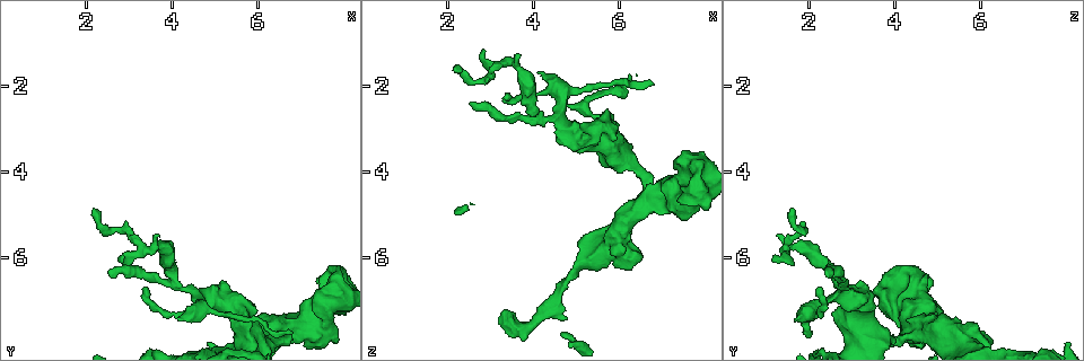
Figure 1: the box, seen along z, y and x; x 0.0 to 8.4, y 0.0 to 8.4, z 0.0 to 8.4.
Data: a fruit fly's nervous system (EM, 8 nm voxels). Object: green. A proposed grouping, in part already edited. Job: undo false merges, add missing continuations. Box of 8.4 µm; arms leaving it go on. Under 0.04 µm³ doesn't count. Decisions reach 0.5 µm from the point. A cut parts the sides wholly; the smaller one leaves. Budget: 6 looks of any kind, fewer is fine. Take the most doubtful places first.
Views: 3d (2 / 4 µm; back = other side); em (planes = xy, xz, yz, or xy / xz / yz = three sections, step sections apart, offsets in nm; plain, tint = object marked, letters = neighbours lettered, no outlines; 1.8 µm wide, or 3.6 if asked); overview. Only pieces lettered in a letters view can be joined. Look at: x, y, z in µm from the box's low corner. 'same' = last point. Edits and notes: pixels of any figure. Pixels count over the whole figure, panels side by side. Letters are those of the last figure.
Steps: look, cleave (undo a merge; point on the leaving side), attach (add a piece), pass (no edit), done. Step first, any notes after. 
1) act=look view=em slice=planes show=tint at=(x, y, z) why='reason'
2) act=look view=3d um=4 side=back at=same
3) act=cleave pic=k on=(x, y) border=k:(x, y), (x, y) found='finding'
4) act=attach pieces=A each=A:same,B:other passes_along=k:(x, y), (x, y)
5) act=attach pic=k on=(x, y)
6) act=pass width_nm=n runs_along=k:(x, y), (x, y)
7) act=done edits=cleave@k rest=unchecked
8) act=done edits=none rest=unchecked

act=look view=em slice=planes show=letters at=(6.85, 7.85, 4.35) why='four-way junction'

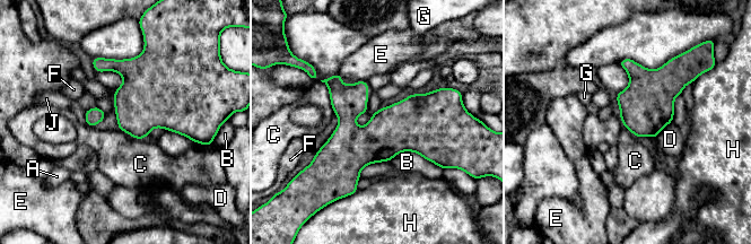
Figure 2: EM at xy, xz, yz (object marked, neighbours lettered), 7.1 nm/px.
act=pass each=A:other,B:other,C:other,D:other,E:other,F:other,G:other,H:other,J:other border=2:(321, 80), (326, 86), (335, 115) found='all the same cell'

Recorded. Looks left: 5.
act=look view=3d um=4 at=(3.50, 5.80, 1.50) why='thick turns thin'

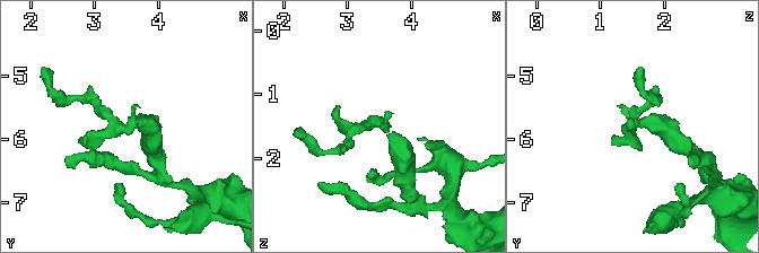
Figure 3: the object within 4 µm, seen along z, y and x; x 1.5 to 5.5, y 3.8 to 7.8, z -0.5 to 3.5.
act=look view=em slice=yz step=4 show=tint at=(3.50, 5.75, 1.50) why='need the tissue'

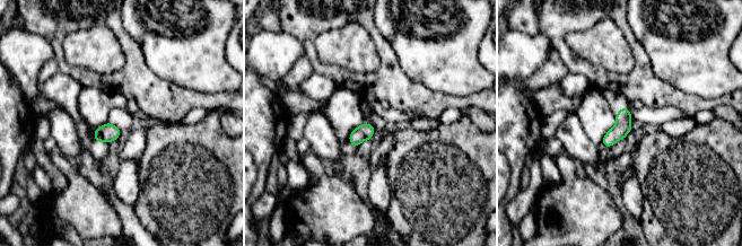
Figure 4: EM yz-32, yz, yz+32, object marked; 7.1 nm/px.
act=look view=em slice=planes show=letters at=same

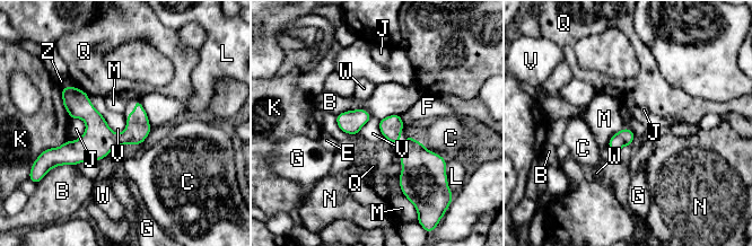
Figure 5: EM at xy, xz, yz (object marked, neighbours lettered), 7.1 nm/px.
act=pass each=B:other,C:other,E:other,F:other,G:other,J:other,K:other,L:other,M:other,N:other,Q:other,V:other,W:other,Z:other border=5:(86, 94), (113, 131), (125, 129) found='all the same cell'

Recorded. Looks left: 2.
act=look view=em slice=planes show=letters at=(4.70, 6.90, 2.95) why='branch point'

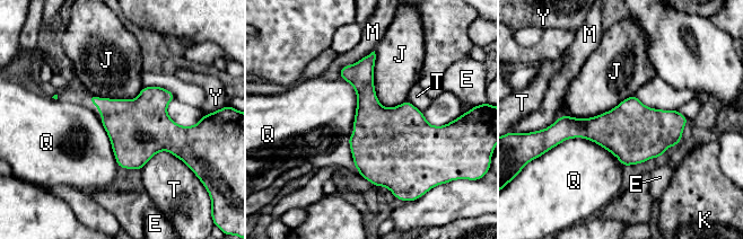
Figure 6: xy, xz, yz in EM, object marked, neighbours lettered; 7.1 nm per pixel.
act=pass each=E:other,J:other,K:other,M:other,Q:other,T:other,Y:other found='all the same cell'

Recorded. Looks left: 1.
act=done edits=none rest=unchecked

